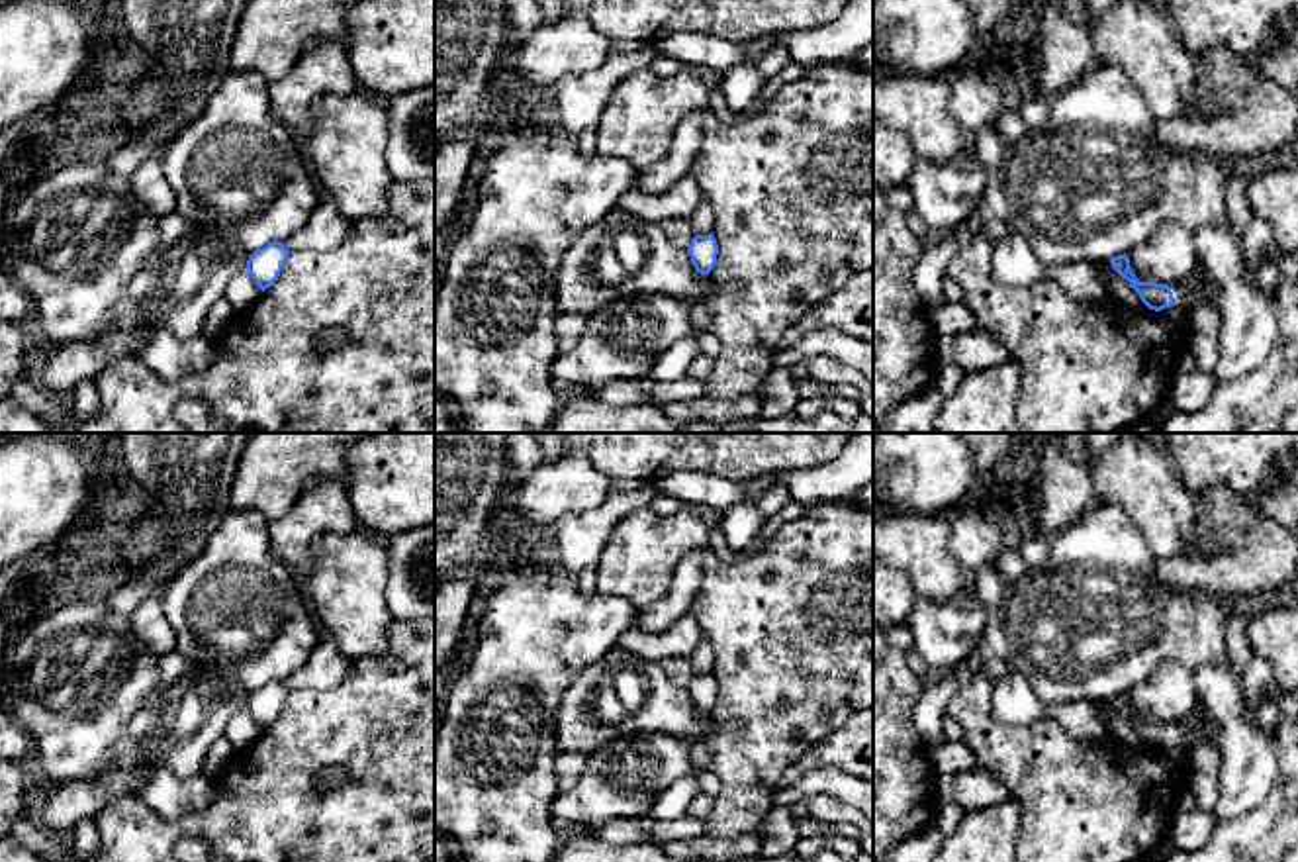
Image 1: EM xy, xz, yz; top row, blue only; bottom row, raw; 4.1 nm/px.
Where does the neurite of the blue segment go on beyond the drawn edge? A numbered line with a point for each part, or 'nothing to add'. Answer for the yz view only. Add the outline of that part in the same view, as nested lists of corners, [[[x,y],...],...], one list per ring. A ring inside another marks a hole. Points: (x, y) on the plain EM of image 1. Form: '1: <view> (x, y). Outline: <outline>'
1: yz (1185, 735). Outline: [[[1196,699],[1196,705],[1200,707],[1200,719],[1196,725],[1186,725],[1184,721],[1173,721],[1169,723],[1175,746],[1190,746],[1196,748],[1206,737],[1216,735],[1220,725],[1210,715],[1210,711]]]

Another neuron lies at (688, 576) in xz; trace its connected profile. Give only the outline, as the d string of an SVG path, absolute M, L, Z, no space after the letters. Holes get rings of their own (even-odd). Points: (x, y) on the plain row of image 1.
M689 552L675 566L668 596L638 615L638 627L646 633L664 633L673 621L691 609L703 582L703 554Z

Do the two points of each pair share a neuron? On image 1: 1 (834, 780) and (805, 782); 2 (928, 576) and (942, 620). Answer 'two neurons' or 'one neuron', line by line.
1: one neuron
2: two neurons

